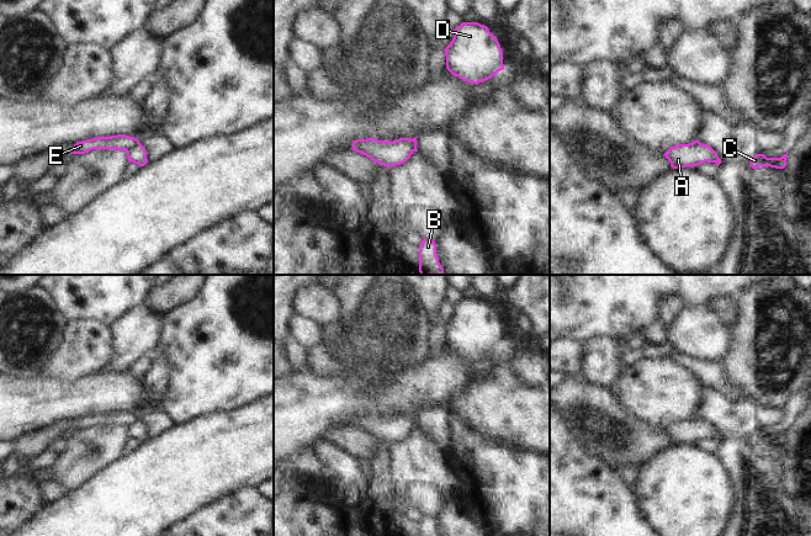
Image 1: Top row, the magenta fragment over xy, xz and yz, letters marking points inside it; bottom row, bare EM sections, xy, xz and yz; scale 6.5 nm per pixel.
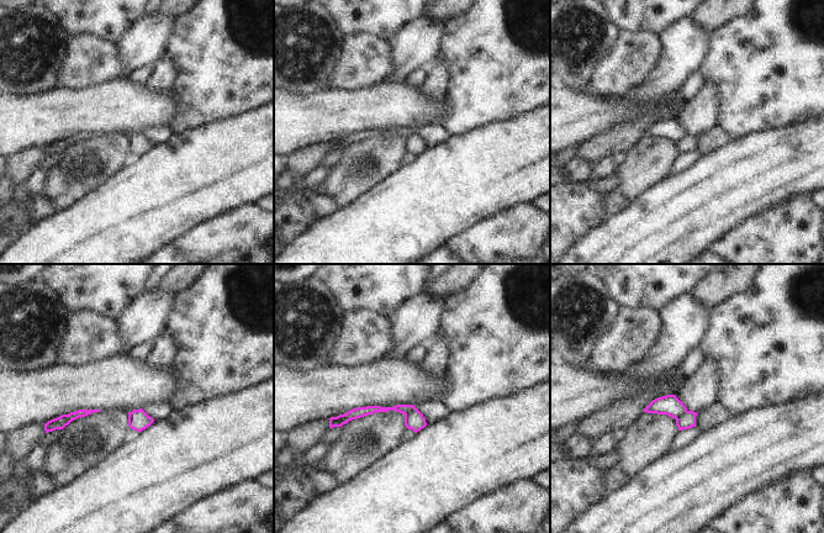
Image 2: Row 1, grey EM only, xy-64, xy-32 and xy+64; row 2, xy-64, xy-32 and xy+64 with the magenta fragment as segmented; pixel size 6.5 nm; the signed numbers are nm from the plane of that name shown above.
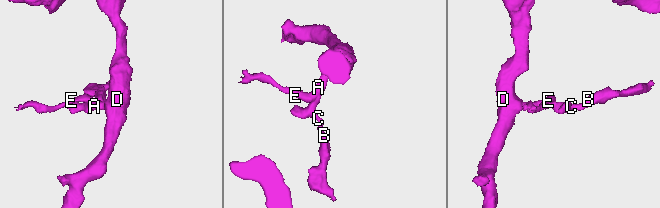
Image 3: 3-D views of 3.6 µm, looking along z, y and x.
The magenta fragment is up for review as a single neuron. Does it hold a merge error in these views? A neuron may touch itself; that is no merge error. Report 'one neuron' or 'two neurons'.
two neurons

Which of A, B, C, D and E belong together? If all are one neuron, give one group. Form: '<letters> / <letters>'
A B C D / E

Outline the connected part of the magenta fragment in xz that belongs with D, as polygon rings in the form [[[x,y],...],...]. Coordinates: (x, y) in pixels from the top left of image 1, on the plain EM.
[[[462,298],[444,325],[446,345],[471,360],[495,352],[504,345],[503,327],[488,303],[478,298]]]

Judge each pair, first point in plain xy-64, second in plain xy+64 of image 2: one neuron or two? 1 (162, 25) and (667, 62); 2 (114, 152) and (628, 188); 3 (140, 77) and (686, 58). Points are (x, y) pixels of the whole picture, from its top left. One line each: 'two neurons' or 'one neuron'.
1: one neuron
2: one neuron
3: two neurons

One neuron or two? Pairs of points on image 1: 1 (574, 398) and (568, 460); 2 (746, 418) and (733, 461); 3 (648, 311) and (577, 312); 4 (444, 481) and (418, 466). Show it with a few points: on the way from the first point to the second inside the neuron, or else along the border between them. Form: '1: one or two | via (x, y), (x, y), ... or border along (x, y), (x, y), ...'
1: two | border along (562, 412), (576, 433), (578, 441), (590, 451)
2: one | via (735, 429), (735, 450)
3: one | via (631, 311), (594, 311)
4: one | via (438, 475), (429, 466), (424, 466)

